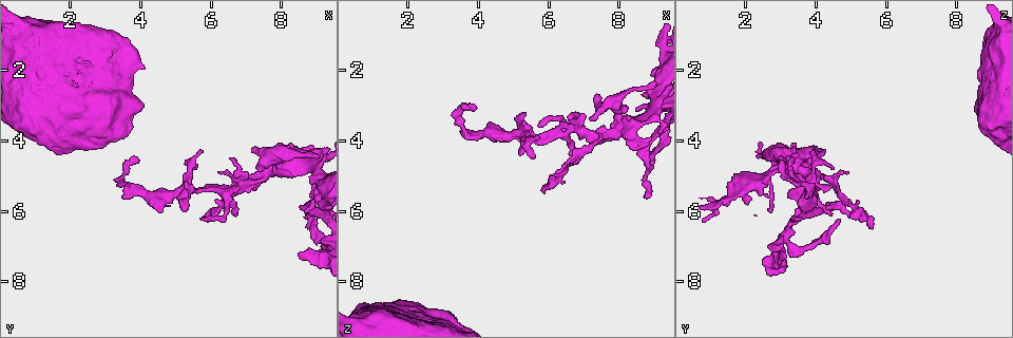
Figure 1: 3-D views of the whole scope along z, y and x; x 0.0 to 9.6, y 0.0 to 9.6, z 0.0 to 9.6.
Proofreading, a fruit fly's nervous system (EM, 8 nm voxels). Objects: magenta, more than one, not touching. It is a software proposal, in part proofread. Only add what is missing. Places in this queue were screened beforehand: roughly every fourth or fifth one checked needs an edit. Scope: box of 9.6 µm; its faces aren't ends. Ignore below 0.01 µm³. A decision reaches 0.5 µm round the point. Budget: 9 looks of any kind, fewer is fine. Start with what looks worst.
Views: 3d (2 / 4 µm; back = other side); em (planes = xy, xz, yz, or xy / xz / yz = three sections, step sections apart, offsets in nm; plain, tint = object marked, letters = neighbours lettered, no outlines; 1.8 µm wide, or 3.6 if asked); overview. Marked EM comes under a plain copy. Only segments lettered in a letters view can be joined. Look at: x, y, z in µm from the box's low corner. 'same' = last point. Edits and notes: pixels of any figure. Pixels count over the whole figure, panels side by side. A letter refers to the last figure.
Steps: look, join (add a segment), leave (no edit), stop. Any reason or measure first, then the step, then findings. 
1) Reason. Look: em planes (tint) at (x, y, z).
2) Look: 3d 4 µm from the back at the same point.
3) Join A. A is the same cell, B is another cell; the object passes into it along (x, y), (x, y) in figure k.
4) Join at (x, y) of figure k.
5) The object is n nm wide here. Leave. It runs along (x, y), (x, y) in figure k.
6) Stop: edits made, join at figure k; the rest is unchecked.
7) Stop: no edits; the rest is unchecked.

Thick turns thin. Look: em planes (letters) at (5.35, 5.40, 3.80).

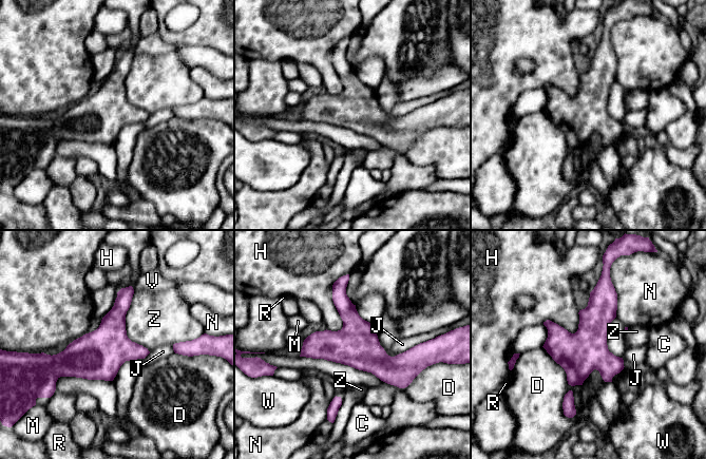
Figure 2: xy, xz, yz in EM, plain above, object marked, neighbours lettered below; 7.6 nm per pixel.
Leave. C, D, H, J, M, N, R, V, W and Z are other cells; a border runs along (134, 291), (126, 335), (149, 351) in figure 2; none of them fits.

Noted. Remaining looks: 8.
Free end. Look: em yz step 4 (letters) at (8.80, 6.55, 5.60).

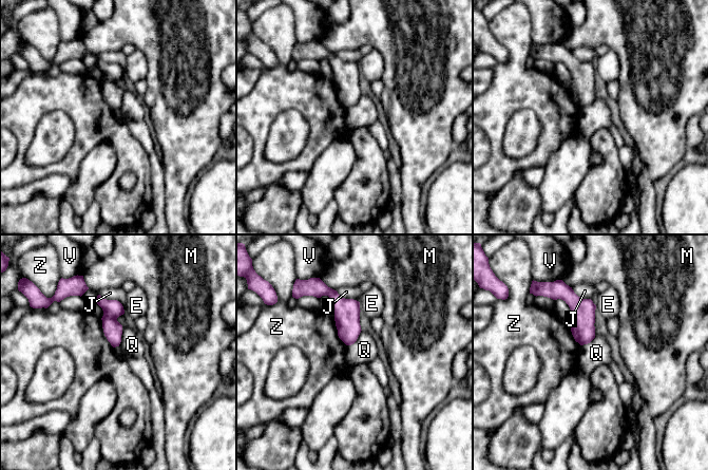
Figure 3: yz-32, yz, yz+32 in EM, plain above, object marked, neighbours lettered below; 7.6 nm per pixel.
Leave. E, J, M, Q, V and Z are other cells; none of them fits.

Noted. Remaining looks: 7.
Branch stops here. Look: 3d 2 µm from the back at (9.15, 6.90, 3.00).

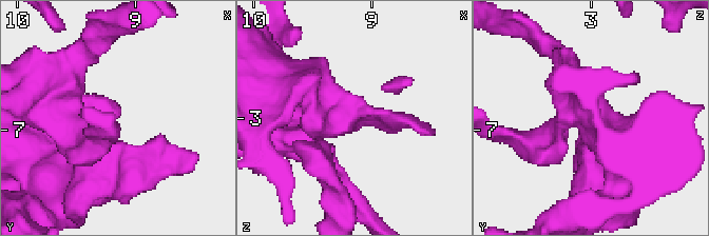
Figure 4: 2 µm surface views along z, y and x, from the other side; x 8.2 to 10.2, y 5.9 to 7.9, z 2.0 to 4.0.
Now the EM. Look: em 3.6 µm planes (letters) at (9.14, 6.88, 3.04).

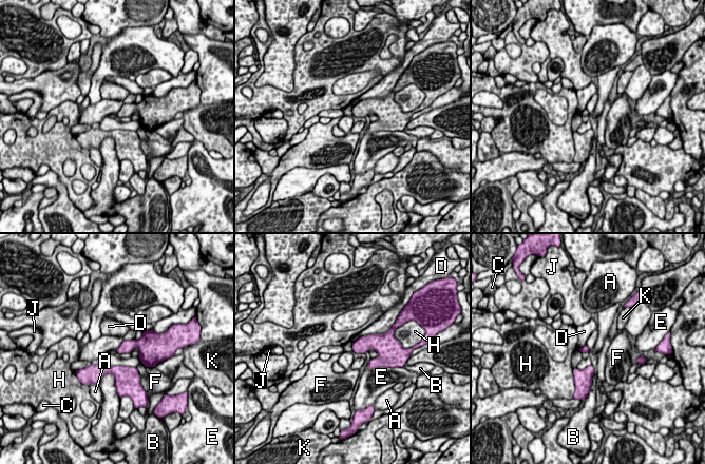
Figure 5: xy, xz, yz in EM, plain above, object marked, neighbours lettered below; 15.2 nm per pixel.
The longest contact is with D, 380 nm. Leave. A, B, C, D, E, F, H, J and K are other cells; none of them fits.

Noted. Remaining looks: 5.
Look: 3d 4 µm at (5.85, 6.25, 5.45).

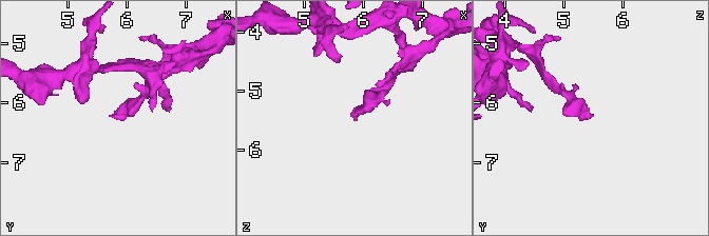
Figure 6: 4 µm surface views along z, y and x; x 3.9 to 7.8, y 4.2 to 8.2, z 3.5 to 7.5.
Look: em 3.6 µm yz step 16 (letters) at (5.90, 6.20, 5.45).

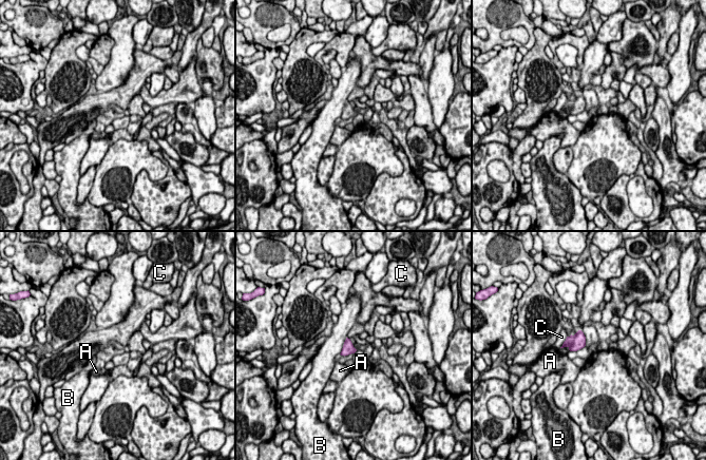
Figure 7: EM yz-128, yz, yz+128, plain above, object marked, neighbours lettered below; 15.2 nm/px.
Leave. A, B and C are other cells; a border runs along (346, 337), (342, 350), (339, 353) in figure 7; no lettered segment goes on from it.

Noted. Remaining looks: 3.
Stop: no edits; the rest is unchecked.

